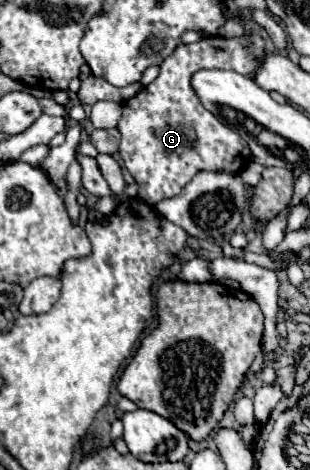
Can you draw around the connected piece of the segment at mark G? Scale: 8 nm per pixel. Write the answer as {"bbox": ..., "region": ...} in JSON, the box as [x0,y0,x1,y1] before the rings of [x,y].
{"bbox":[118,35,264,205],"region":[[[214,35],[192,45],[178,45],[174,53],[162,61],[160,75],[124,103],[118,121],[120,157],[130,175],[140,183],[140,199],[156,205],[166,197],[174,197],[202,169],[236,173],[248,167],[248,143],[198,103],[190,87],[190,75],[198,69],[218,67],[252,77],[250,71],[254,71],[254,55],[258,55],[258,51],[264,51],[264,39],[258,35],[236,39]]]}

